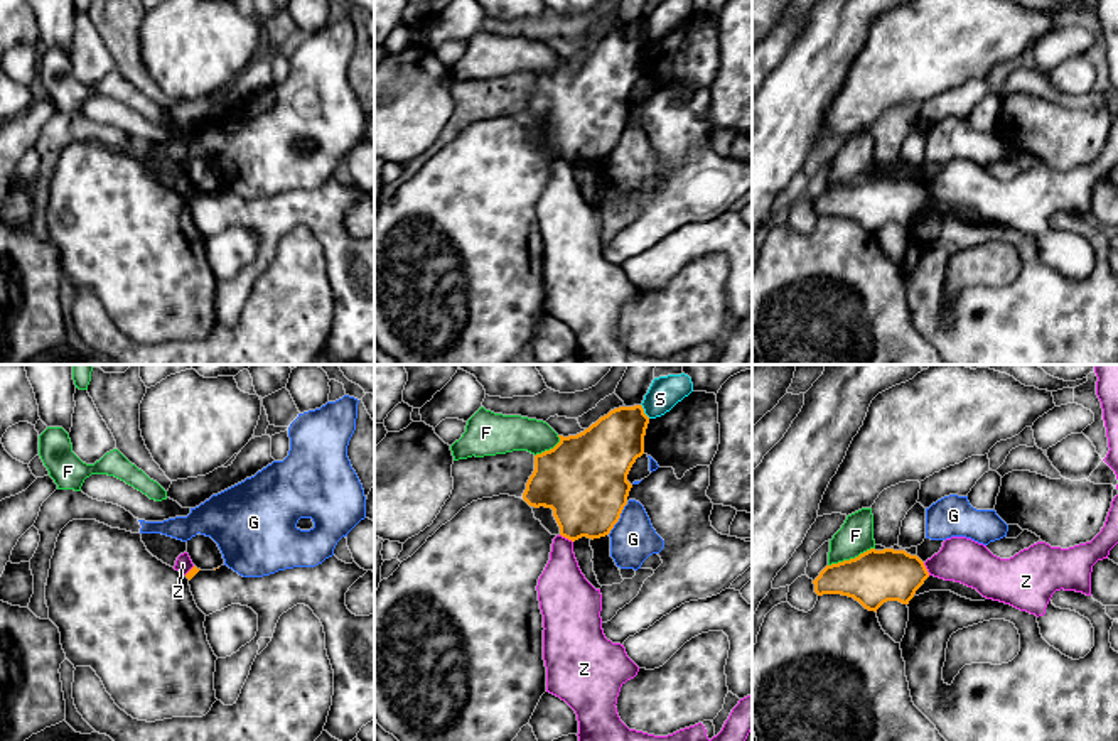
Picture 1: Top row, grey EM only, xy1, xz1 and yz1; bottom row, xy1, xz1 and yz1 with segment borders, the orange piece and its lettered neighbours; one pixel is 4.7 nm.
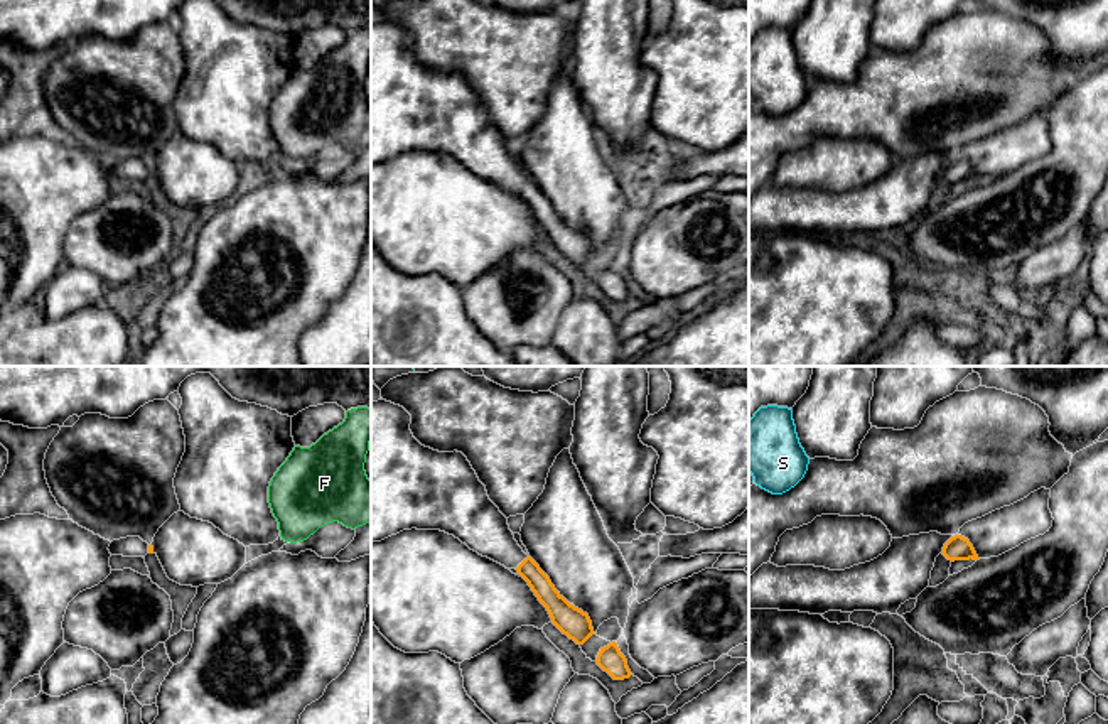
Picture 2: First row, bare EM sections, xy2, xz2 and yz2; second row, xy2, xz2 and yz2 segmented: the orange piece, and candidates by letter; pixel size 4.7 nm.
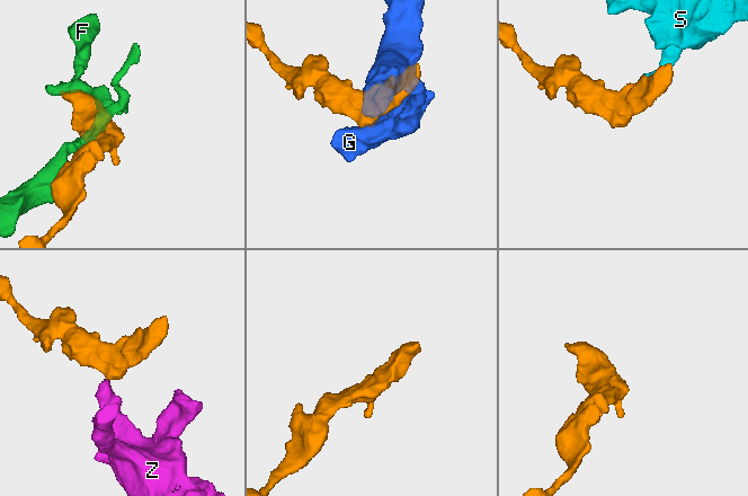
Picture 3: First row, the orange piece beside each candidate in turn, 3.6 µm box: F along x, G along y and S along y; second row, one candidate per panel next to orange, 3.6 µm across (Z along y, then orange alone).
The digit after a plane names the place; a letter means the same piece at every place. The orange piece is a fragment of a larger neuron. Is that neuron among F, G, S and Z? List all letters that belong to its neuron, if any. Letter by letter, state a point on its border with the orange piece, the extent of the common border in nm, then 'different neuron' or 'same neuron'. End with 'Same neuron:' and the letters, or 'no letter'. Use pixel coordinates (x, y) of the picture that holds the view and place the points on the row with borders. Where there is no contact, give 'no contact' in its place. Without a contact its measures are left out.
F: meets orange in yz1 at (850, 559); contact 240 nm long; different neuron
G: meets orange in xz1 at (619, 517); contact 190 nm long; different neuron
S: meets orange in xz1 at (643, 411); contact 80 nm long; different neuron
Z: meets orange in xz1 at (567, 537); contact 80 nm long; different neuron
Same neuron: no letter

